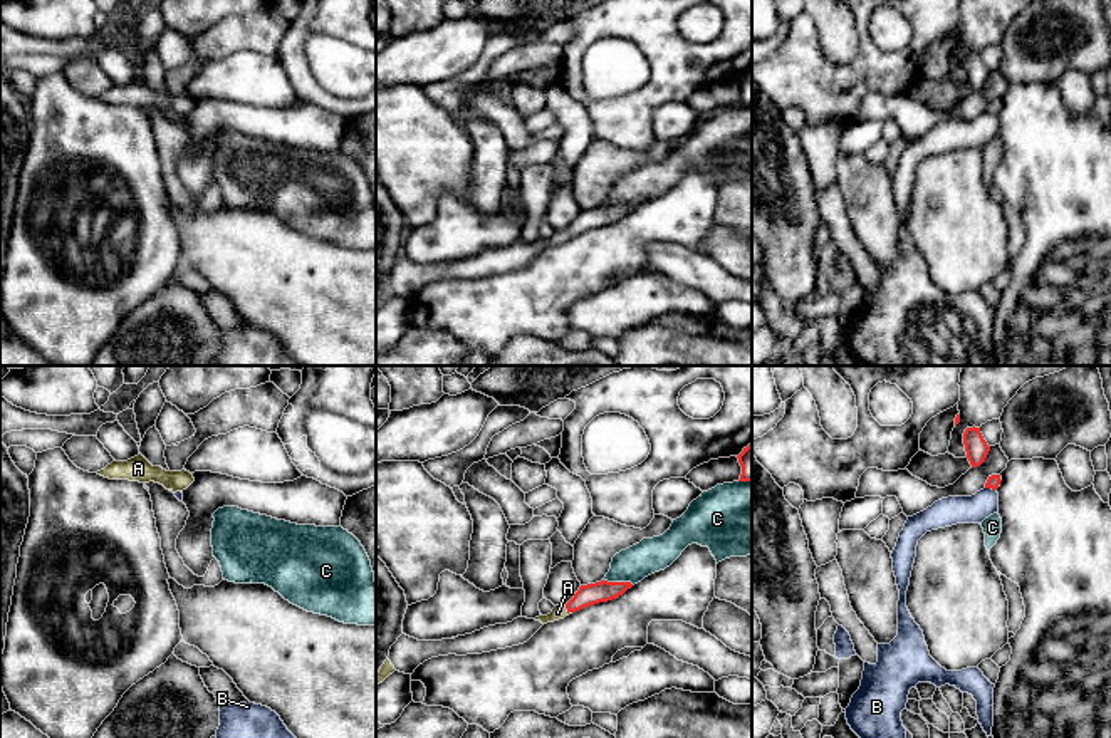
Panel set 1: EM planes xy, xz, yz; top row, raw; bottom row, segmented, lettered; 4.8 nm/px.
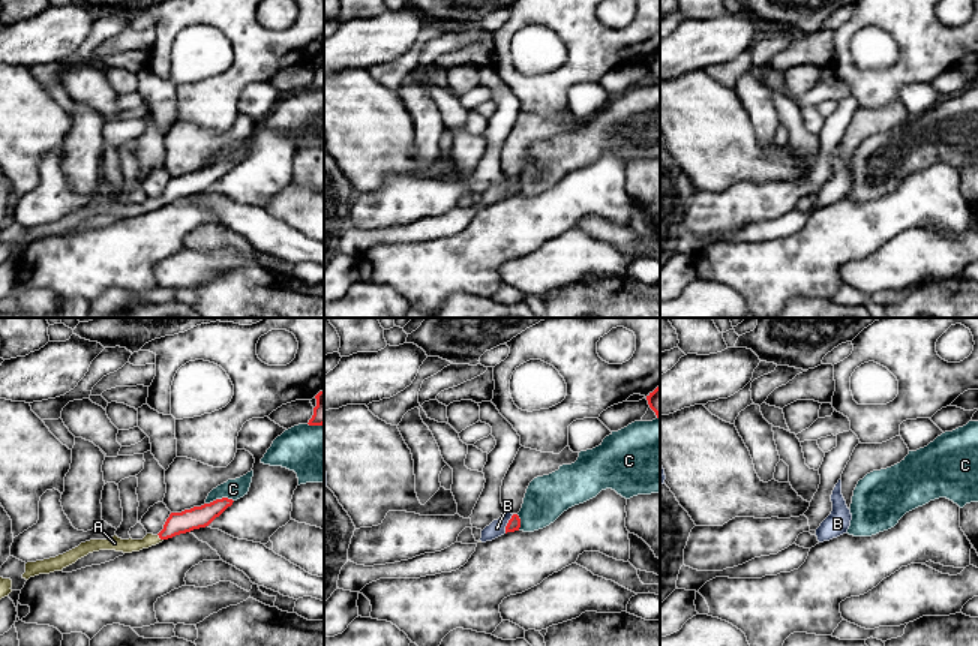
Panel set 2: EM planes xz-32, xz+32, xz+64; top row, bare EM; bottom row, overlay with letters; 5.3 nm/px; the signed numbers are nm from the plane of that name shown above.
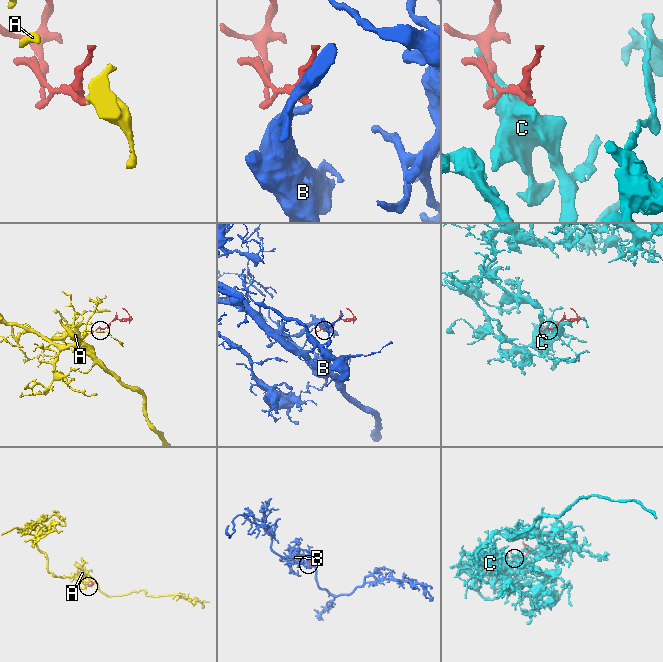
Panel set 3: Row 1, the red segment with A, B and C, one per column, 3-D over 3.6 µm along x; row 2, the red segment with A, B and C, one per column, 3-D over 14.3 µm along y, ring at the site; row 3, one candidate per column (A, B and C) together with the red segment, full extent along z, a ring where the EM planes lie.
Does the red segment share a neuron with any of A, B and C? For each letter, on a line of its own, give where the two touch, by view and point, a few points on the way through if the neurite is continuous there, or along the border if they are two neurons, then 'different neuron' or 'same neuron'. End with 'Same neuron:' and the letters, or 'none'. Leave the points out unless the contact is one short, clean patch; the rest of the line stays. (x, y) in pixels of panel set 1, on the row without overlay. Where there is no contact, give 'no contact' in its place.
A: contact xz (568, 233); way xz (603, 215), (588, 218), (568, 233), (558, 237); same neuron
B: contact yz (991, 111); border yz (985, 111), (996, 114); different neuron
C: contact xz (620, 207); different neuron
Same neuron: A

